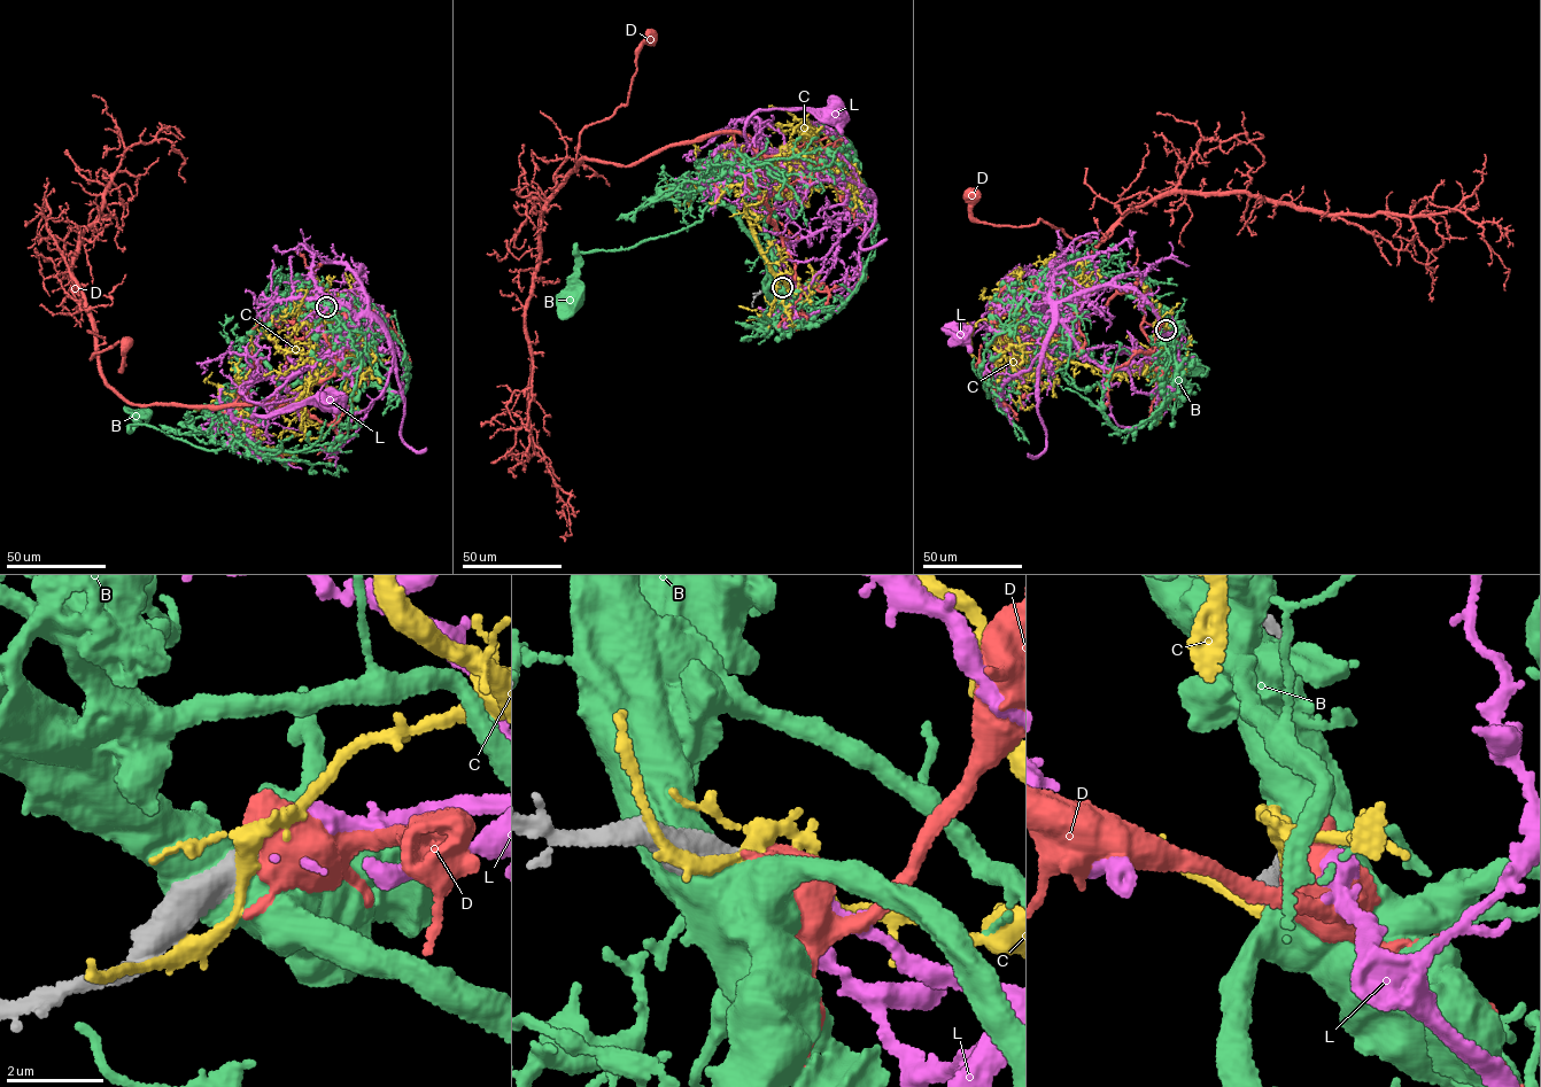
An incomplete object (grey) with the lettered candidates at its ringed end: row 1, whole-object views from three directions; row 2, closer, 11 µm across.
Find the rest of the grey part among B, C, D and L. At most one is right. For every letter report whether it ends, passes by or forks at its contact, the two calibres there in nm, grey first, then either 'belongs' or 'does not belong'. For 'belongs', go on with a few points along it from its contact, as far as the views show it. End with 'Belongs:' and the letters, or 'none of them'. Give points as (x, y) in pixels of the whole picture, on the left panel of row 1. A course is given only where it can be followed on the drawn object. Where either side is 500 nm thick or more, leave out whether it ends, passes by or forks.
B: 700/800 nm | does not belong
C: 600/240 nm | does not belong
D: 480/550 nm | does not belong
L: it ends | 460/320 nm | belongs | via (326, 307), (351, 301), (363, 266), (356, 278), (366, 308), (252, 417), (291, 411), (317, 397), (328, 401)
Belongs: L

